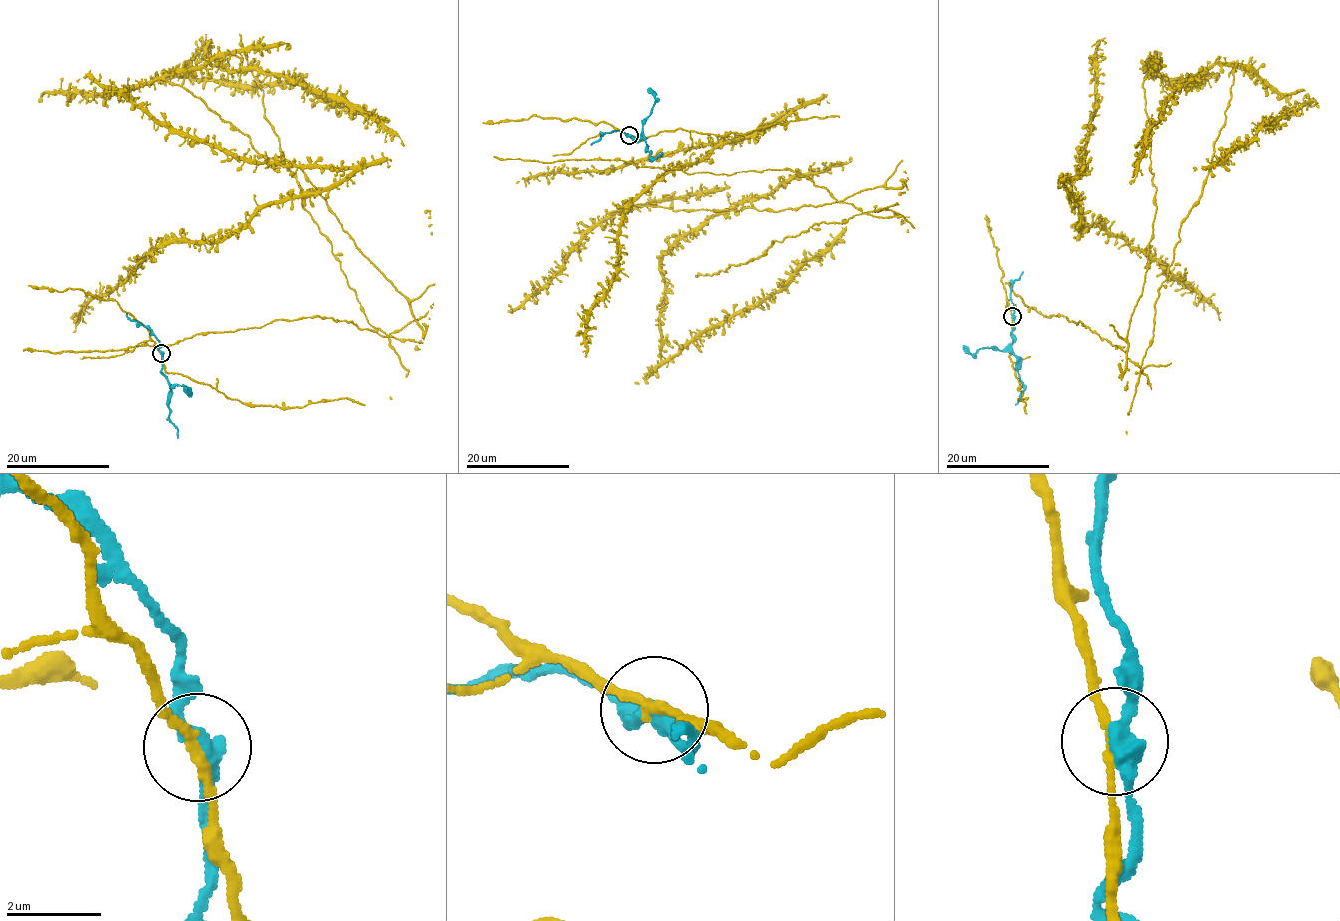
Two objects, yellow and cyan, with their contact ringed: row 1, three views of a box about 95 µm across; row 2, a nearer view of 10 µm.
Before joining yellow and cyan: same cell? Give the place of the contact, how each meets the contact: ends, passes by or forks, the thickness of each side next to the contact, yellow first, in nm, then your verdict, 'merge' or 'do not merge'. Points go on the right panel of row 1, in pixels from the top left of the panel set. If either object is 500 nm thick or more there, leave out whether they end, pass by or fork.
(1012, 316) | yellow passes by | cyan passes by | 200/360 nm | do not merge

